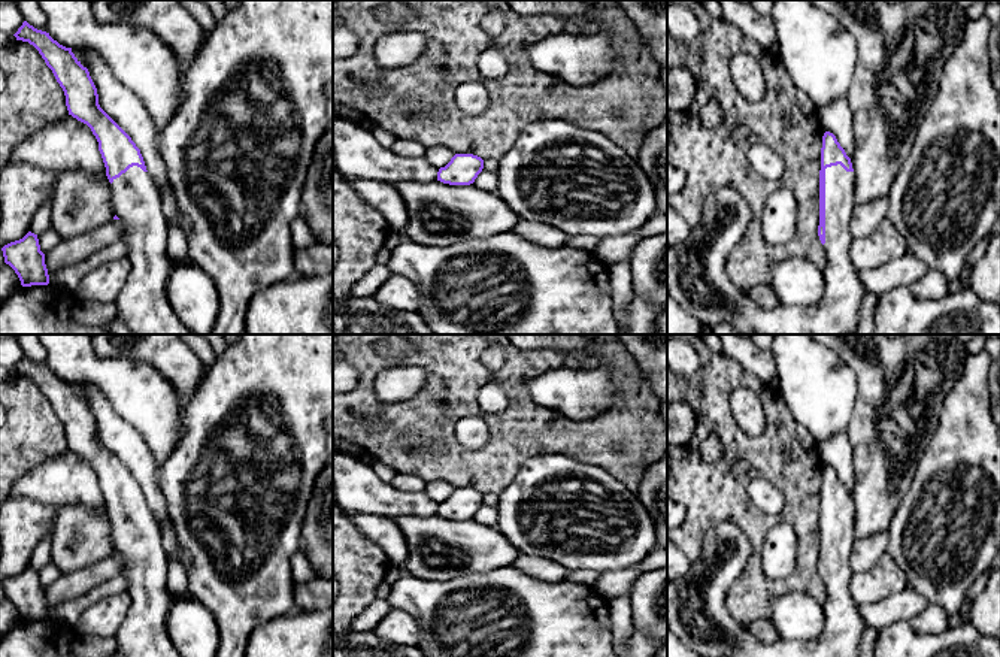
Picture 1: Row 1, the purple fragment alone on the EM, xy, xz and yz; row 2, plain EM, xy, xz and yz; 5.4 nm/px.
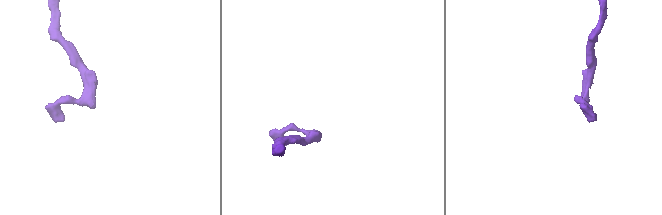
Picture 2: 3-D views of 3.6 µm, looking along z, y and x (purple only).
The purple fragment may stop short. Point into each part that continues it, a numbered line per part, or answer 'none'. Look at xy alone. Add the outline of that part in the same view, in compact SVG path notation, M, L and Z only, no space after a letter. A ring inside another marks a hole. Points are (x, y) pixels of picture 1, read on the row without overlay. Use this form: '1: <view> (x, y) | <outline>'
1: xy (136, 535) | M133 500L112 517L112 541L124 557L121 576L128 584L131 605L113 636L122 657L182 657L166 629L166 618L175 603L167 590L167 555L161 542L161 527L148 506Z

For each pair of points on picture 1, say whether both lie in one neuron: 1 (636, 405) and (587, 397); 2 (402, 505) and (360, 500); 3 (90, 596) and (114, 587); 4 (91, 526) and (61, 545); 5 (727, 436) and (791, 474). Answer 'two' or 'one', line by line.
1: two
2: one
3: one
4: one
5: one

